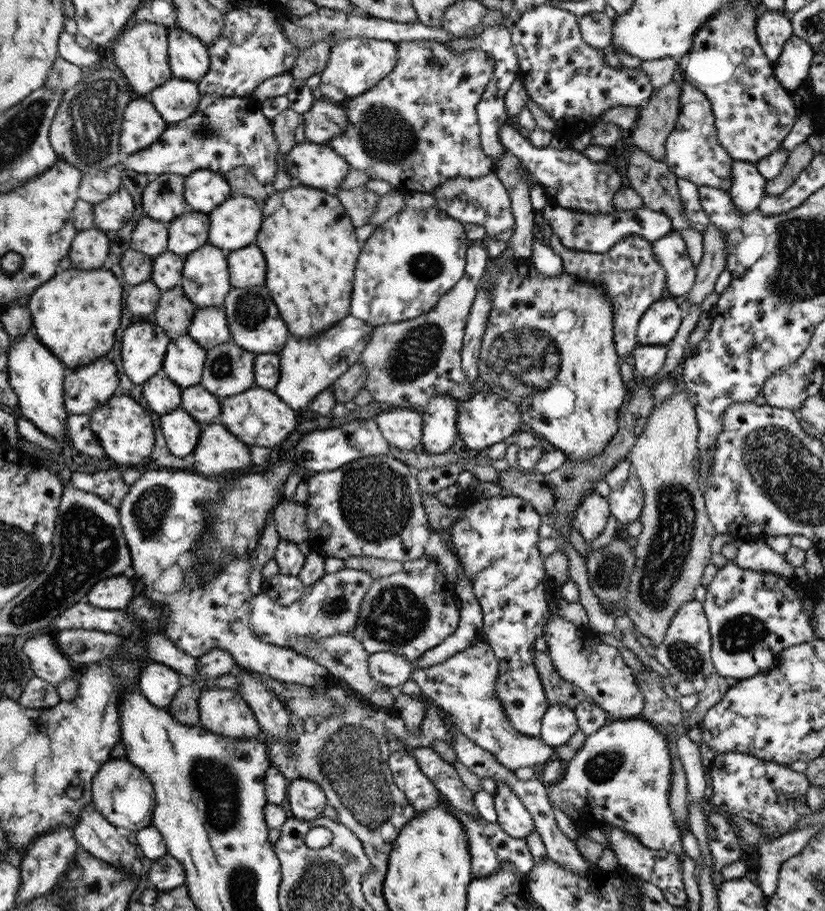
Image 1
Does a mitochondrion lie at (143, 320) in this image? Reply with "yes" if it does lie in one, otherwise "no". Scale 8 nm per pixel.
no

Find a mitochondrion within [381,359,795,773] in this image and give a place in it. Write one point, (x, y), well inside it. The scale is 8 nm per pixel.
(669, 548)

